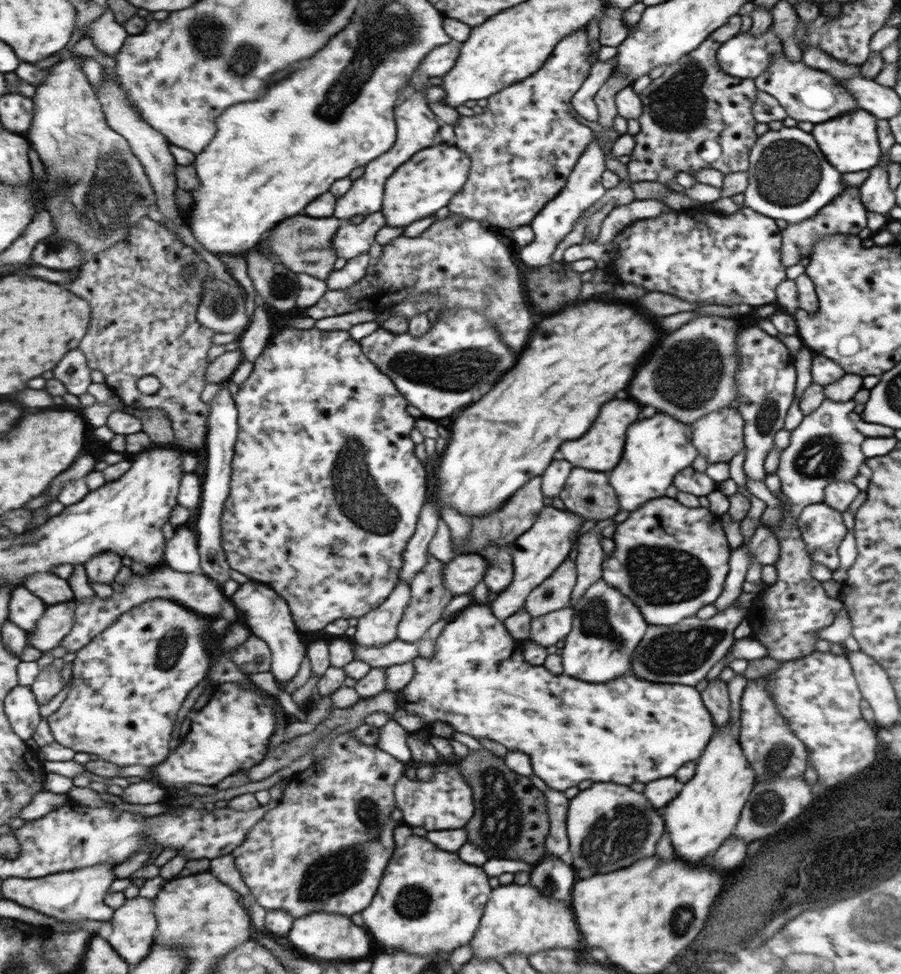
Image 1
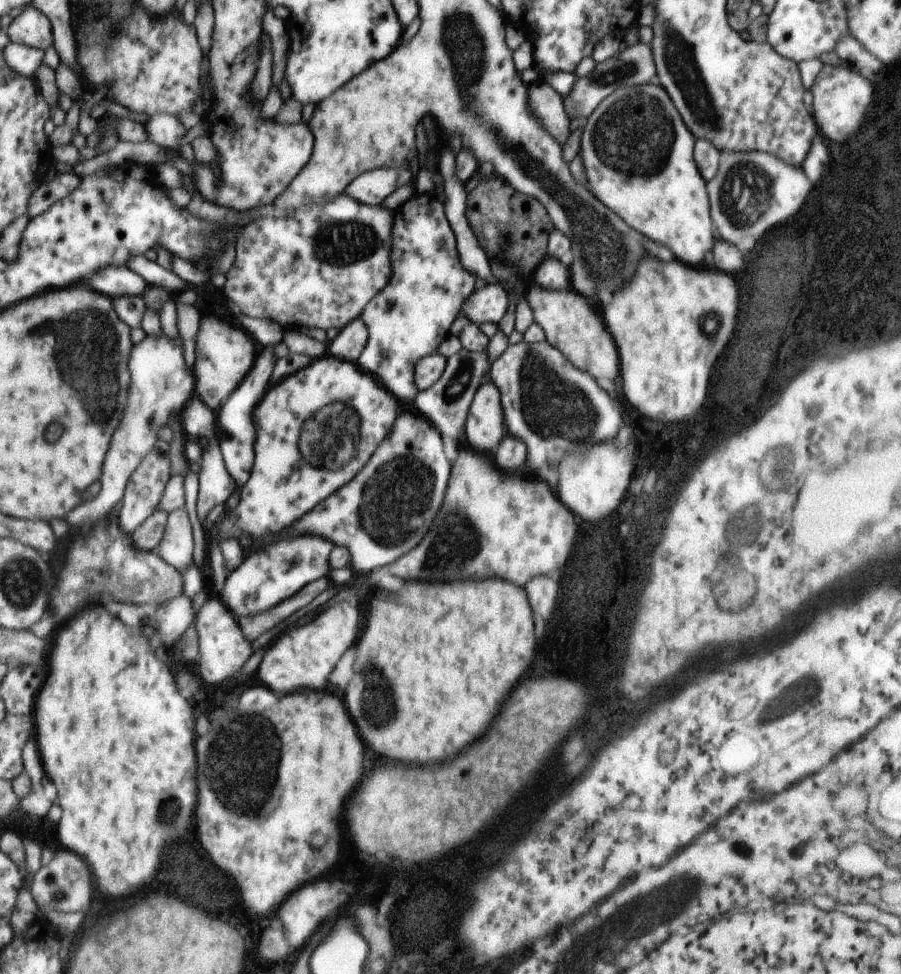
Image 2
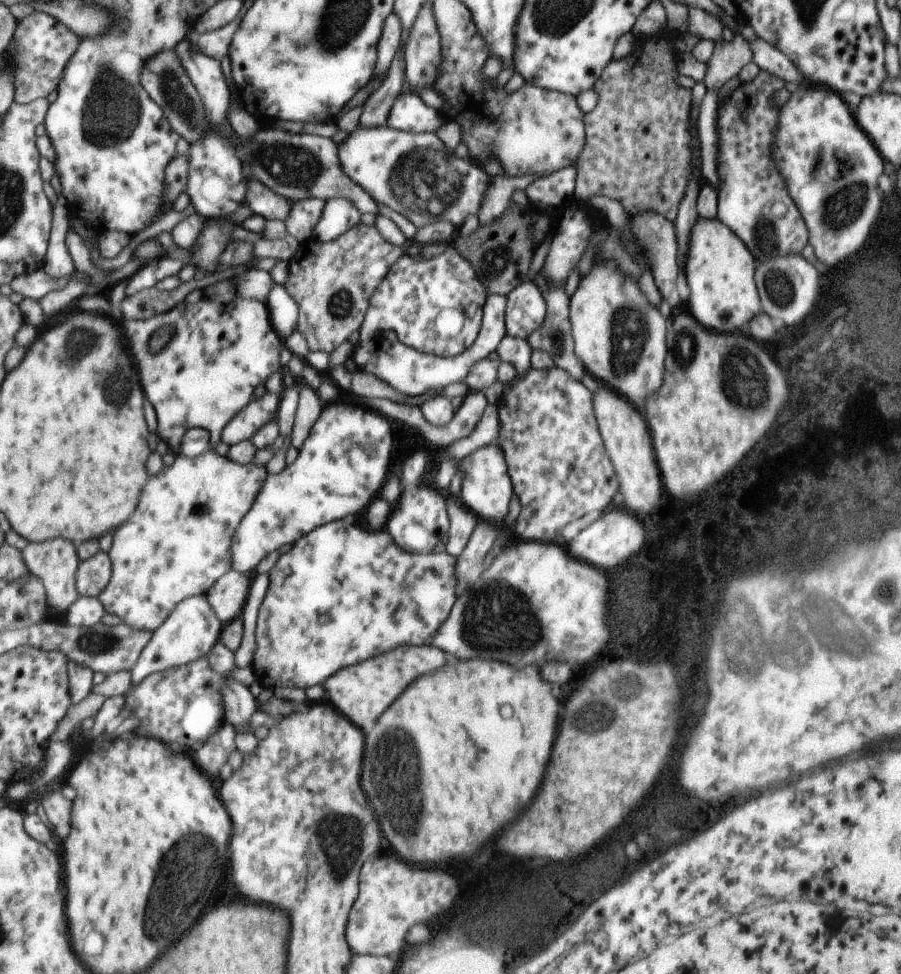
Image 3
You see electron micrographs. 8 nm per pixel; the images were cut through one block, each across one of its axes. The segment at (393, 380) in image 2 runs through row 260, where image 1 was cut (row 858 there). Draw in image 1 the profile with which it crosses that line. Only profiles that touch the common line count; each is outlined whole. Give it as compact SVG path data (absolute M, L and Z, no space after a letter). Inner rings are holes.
M406 824L398 826L398 856L386 872L386 884L378 892L378 900L370 903L361 912L364 927L372 936L372 946L380 946L390 951L404 951L417 955L430 952L450 953L464 947L473 940L480 926L480 919L488 899L492 898L492 889L488 883L489 876L481 867L466 864L458 853L447 853L432 844L426 837L414 835Z

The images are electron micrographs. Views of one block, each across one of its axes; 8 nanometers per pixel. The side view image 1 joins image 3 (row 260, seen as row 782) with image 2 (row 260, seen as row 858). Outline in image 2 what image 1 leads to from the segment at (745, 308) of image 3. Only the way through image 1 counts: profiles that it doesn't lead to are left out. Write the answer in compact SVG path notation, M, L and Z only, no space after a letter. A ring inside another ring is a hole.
M656 82L624 87L613 92L585 120L581 128L580 156L584 164L590 192L618 216L626 216L630 228L638 228L644 236L664 244L688 264L698 264L712 251L718 240L716 224L710 210L708 182L694 162L694 136L684 126L681 114L664 87Z

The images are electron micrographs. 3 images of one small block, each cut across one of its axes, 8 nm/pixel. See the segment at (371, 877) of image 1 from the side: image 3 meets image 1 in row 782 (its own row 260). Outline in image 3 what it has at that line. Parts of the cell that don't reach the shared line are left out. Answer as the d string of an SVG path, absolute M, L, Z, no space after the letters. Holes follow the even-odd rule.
M358 223L340 238L322 243L314 241L301 245L297 255L290 261L289 278L285 284L301 308L299 331L308 340L311 351L333 353L350 340L350 334L360 328L368 310L368 300L378 285L386 278L390 267L400 258L402 247L386 242L375 225Z

